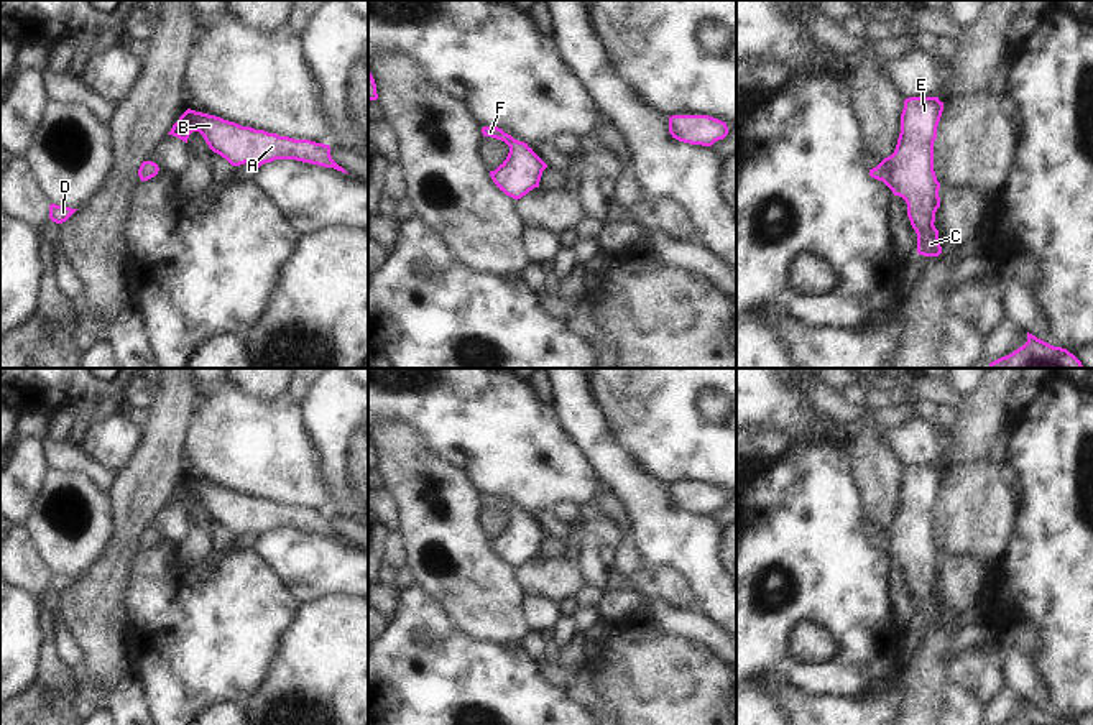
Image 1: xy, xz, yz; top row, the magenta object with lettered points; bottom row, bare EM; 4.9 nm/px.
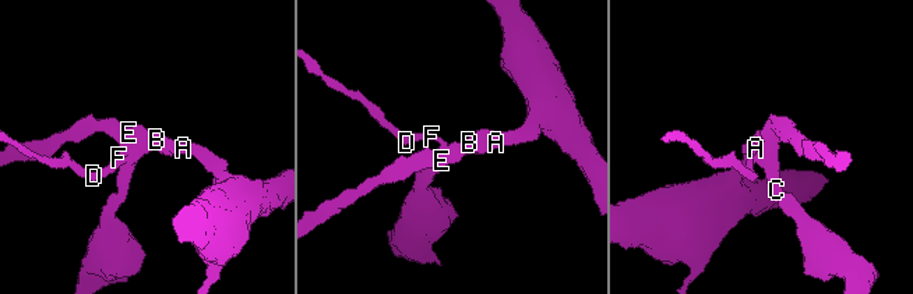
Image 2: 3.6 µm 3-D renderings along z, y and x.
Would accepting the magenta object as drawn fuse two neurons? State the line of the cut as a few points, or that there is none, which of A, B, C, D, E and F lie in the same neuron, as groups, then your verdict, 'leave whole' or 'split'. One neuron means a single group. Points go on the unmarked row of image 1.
cut none; groups A B C D E F; leave whole

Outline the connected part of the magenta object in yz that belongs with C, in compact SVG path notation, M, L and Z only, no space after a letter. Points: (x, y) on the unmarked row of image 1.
M909 465L901 482L901 501L896 518L884 526L869 544L883 549L894 564L907 572L907 585L917 602L917 621L939 625L939 598L935 580L940 575L939 557L934 539L934 510L943 480L939 465Z

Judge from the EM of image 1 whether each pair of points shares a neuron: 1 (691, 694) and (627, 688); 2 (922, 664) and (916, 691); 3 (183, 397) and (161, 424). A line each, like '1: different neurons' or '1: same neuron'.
1: same neuron
2: same neuron
3: same neuron

